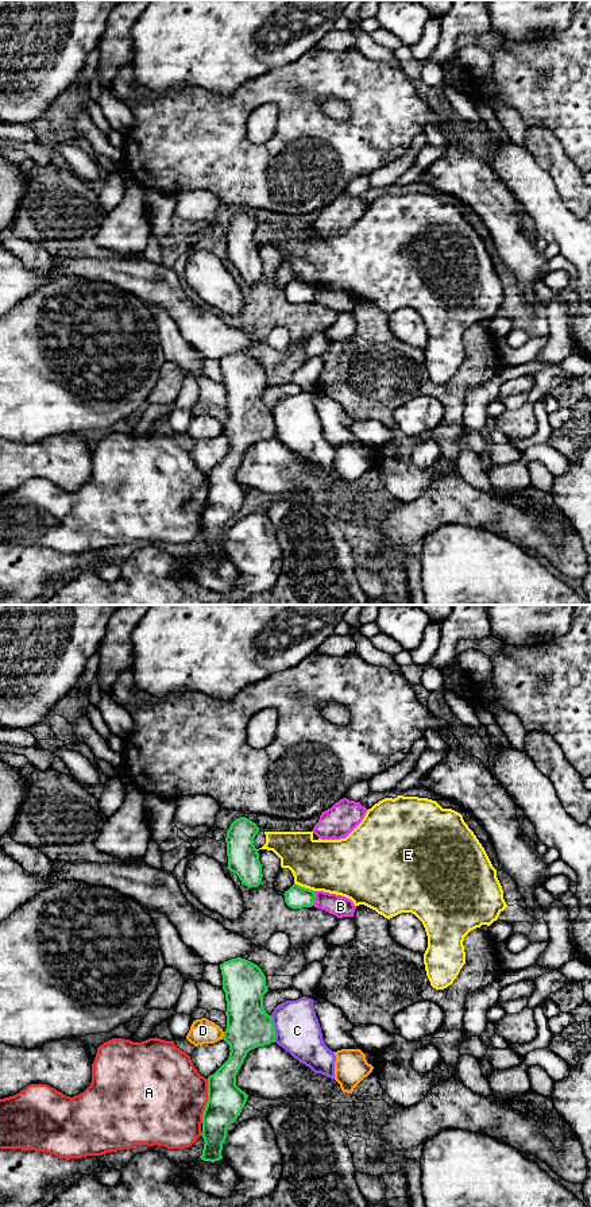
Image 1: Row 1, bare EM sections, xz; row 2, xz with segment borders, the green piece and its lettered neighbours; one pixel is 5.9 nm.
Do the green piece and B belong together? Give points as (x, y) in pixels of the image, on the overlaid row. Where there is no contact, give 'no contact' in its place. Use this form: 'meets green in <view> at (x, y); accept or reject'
meets green in xz at (315, 897); reject

